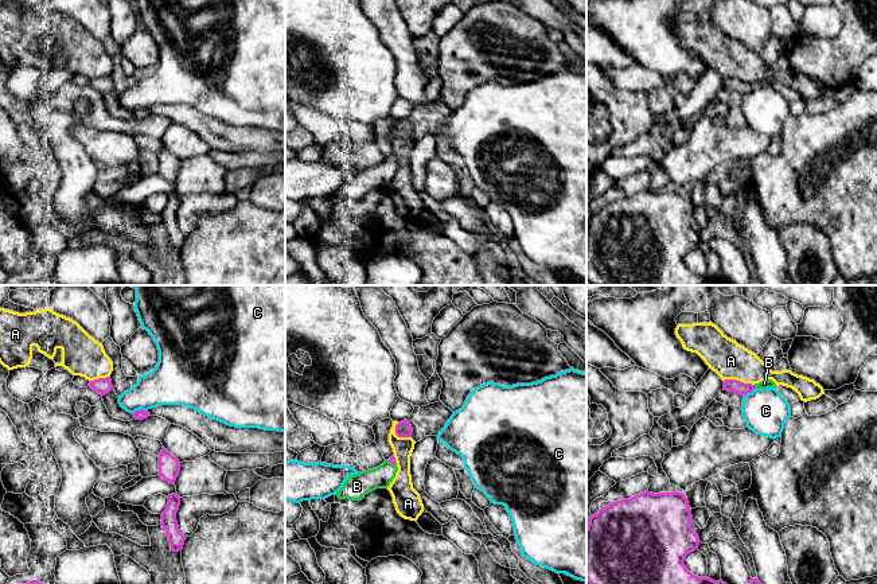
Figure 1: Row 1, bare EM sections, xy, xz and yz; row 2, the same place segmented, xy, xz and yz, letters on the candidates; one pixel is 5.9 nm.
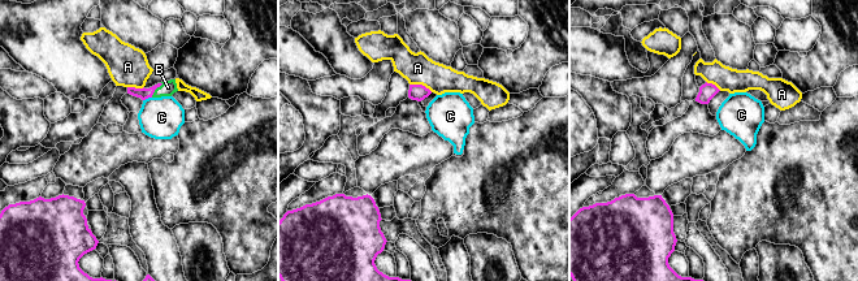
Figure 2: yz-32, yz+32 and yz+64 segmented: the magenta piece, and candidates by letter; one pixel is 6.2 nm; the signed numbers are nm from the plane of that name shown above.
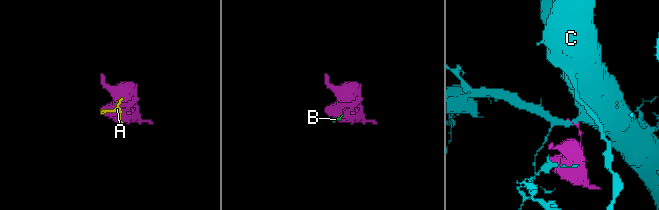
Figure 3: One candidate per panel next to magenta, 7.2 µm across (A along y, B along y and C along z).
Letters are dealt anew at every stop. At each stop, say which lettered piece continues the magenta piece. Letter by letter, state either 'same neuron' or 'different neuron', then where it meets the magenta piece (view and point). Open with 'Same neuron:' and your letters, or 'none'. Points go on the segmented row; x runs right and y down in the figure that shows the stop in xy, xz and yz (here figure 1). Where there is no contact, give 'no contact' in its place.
Same neuron: B
A: different neuron; meets magenta in yz at (739, 381)
B: same neuron; meets magenta in yz at (753, 385)
C: different neuron; meets magenta in xy at (140, 409)

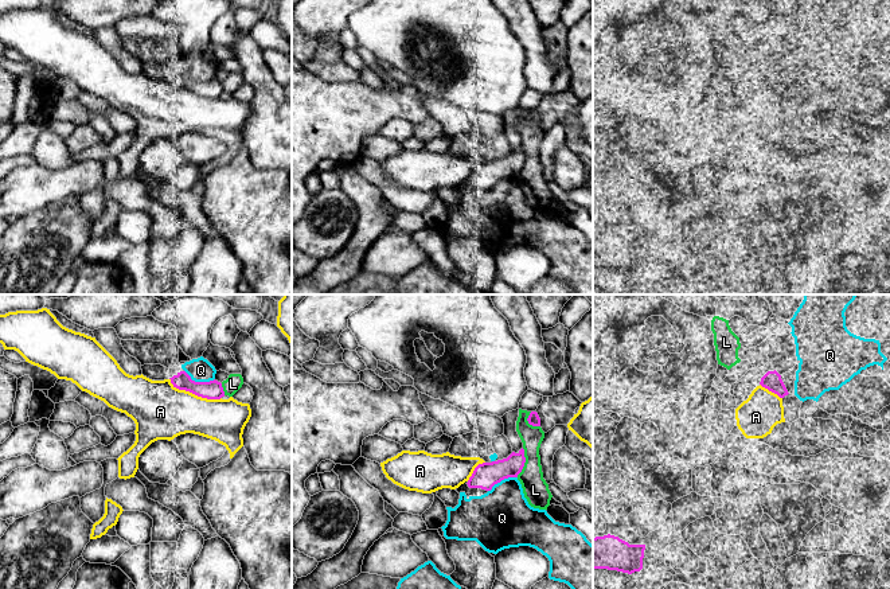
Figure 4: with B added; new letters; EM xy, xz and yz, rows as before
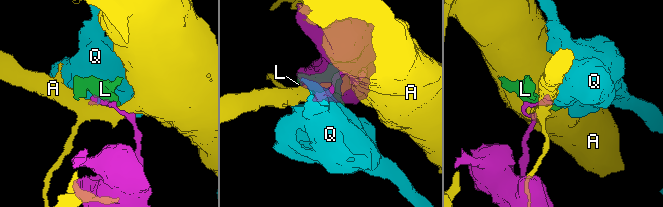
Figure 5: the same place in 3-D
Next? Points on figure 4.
Same neuron: none
A: different neuron; meets magenta in xy at (194, 393)
L: different neuron; meets magenta in xz at (524, 461)
Q: different neuron; meets magenta in xy at (199, 382)

